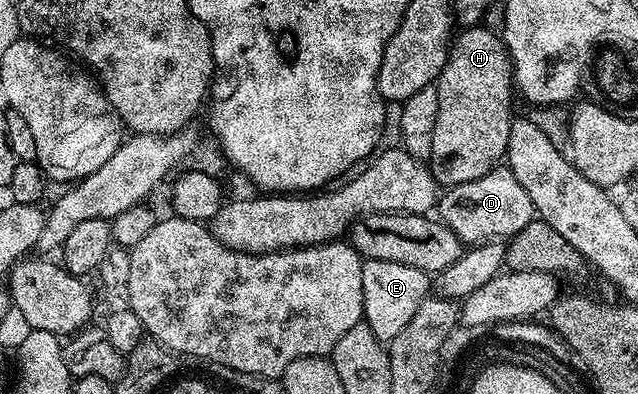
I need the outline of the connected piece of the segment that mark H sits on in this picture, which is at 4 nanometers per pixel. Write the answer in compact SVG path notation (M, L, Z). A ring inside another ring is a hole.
M483 24L460 29L454 35L447 51L447 63L443 65L437 81L437 124L433 124L433 148L429 165L431 175L440 187L450 188L485 176L504 161L509 144L511 90L513 94L513 71L507 57L507 46L498 33L486 30Z

